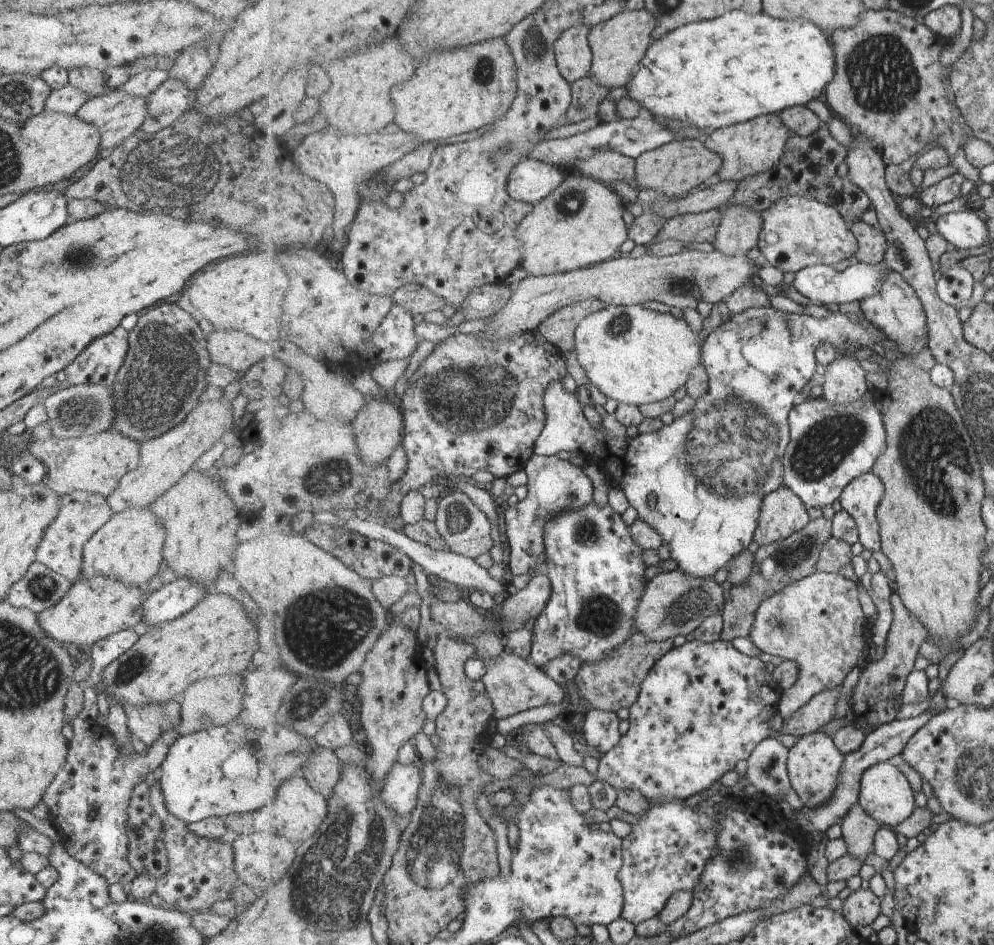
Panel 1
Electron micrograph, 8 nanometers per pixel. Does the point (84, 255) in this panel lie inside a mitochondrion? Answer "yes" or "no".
yes

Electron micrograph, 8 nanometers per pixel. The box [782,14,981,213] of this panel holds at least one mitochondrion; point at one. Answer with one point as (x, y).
(881, 72)

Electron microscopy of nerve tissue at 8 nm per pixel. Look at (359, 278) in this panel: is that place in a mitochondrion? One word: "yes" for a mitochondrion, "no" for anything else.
no

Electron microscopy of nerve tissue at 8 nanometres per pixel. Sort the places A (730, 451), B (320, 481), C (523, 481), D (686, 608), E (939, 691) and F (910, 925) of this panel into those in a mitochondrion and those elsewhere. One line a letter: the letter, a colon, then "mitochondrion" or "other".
A: mitochondrion
B: mitochondrion
C: other
D: mitochondrion
E: other
F: other

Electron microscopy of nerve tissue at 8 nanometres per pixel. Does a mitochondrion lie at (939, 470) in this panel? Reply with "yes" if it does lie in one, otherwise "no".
yes

